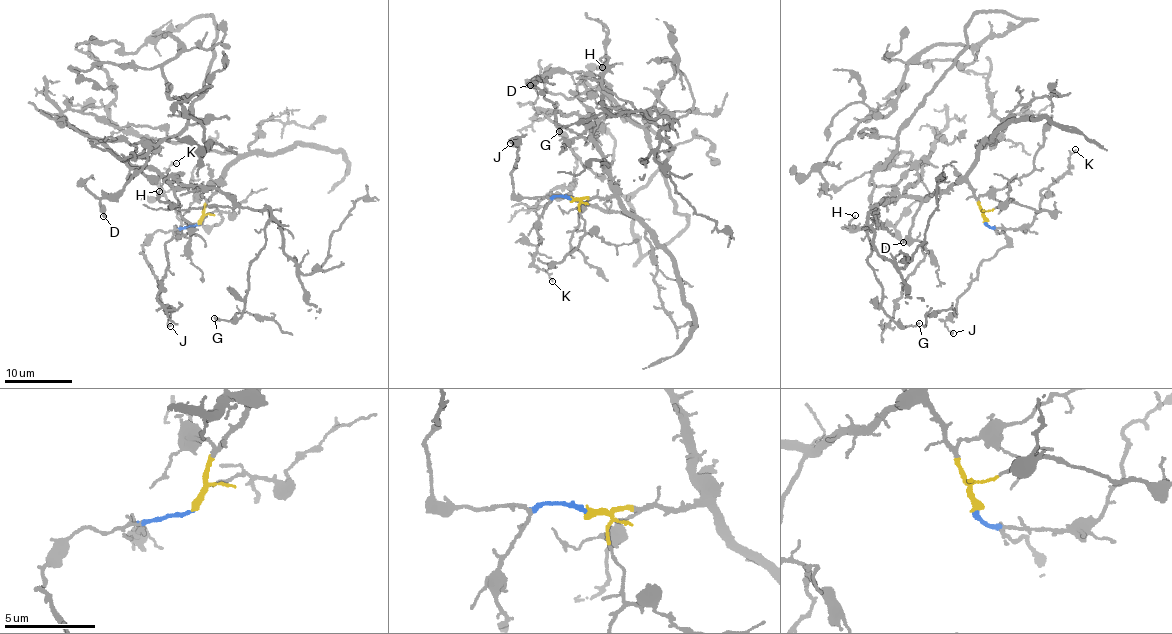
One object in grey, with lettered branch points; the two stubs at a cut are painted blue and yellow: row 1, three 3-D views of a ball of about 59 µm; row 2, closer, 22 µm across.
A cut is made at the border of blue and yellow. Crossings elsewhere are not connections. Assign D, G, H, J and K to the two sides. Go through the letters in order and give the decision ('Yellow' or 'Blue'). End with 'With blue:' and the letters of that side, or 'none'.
D: Yellow
G: Yellow
H: Yellow
J: Blue
K: Blue
With blue: J, K

